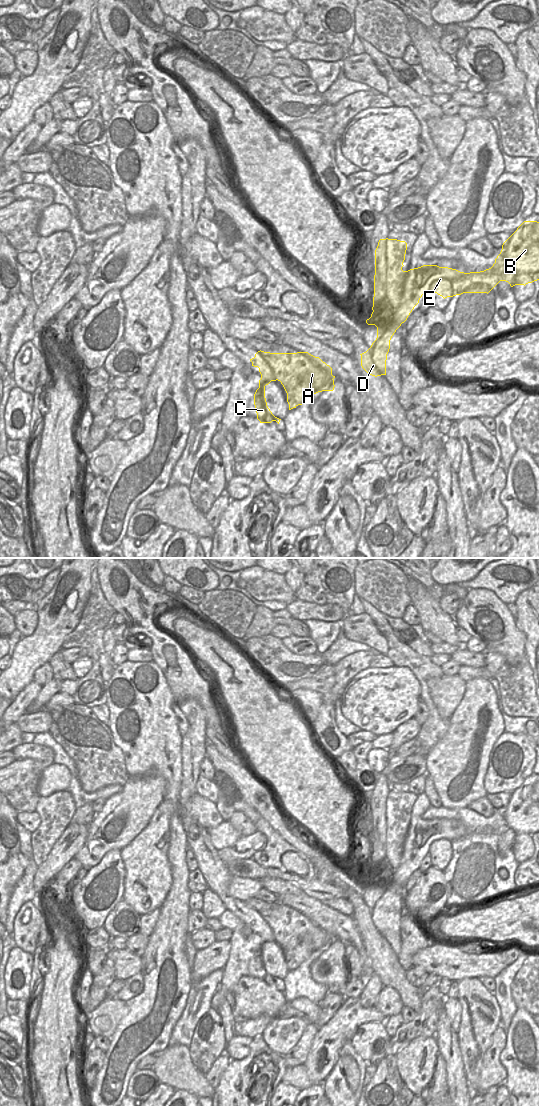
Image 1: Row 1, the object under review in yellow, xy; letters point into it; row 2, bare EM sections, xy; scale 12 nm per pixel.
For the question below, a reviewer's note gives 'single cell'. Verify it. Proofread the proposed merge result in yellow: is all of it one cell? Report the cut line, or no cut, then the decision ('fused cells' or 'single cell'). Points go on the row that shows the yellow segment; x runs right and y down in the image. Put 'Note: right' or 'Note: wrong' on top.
Note: right
no cut; single cell

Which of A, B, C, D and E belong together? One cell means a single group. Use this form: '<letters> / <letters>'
A B C D E

